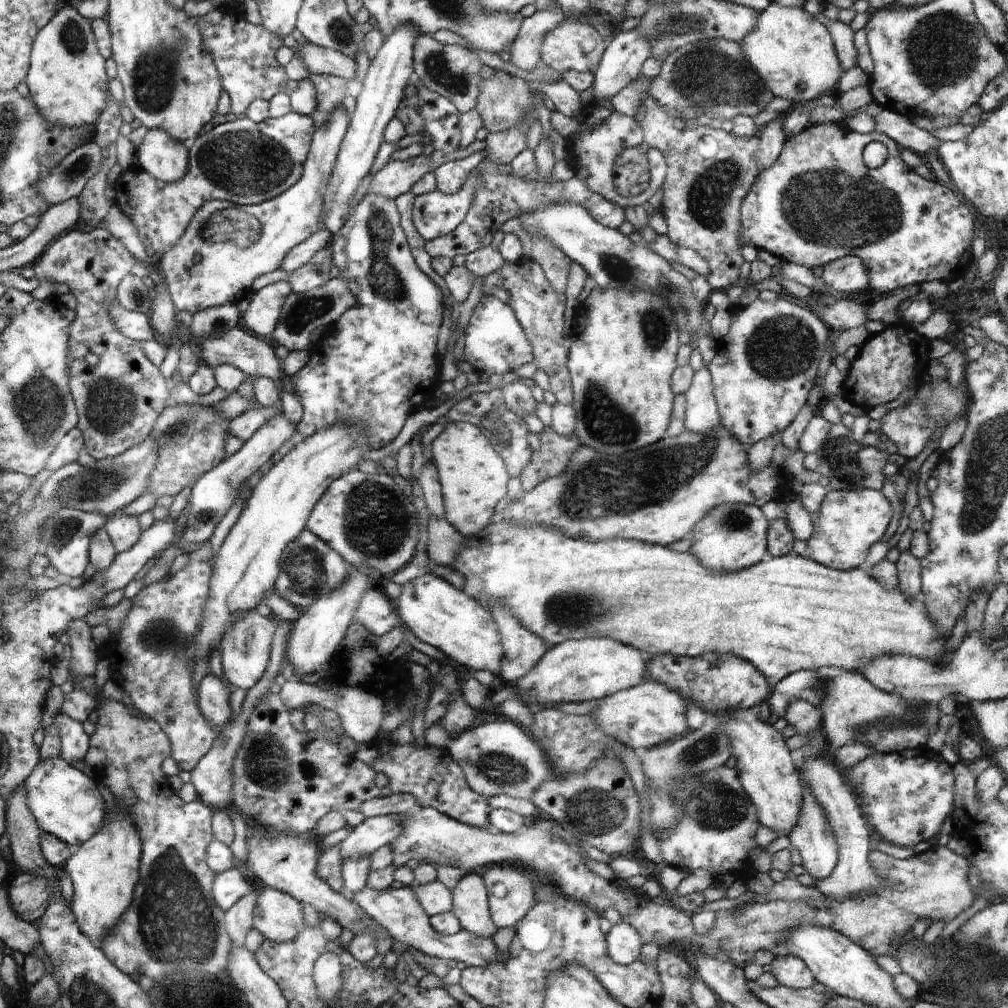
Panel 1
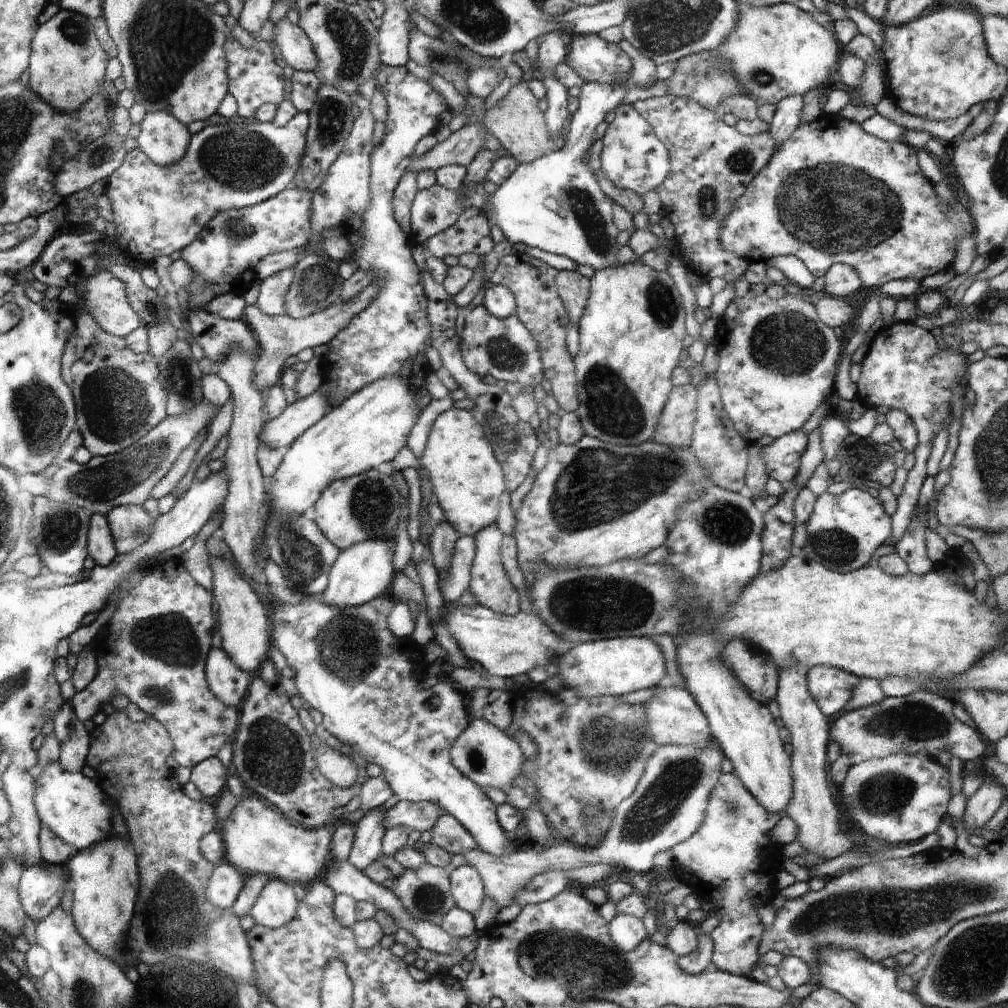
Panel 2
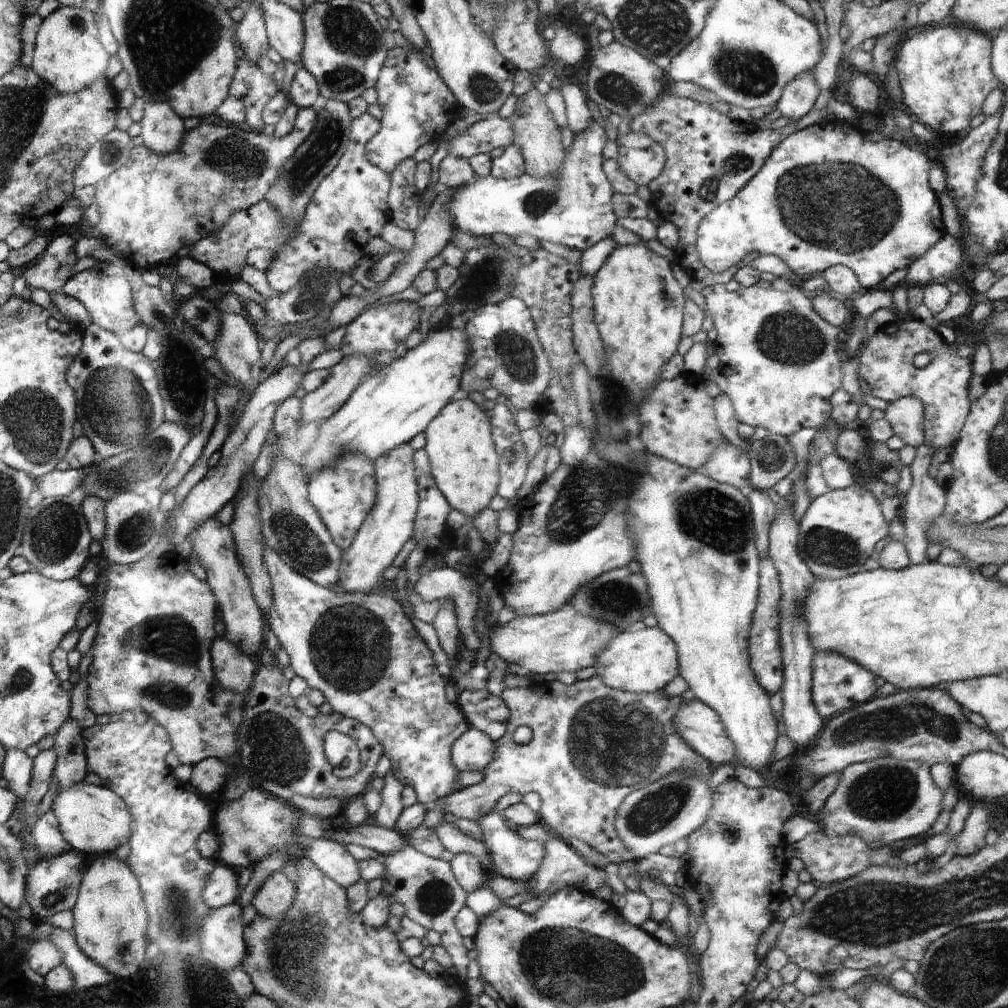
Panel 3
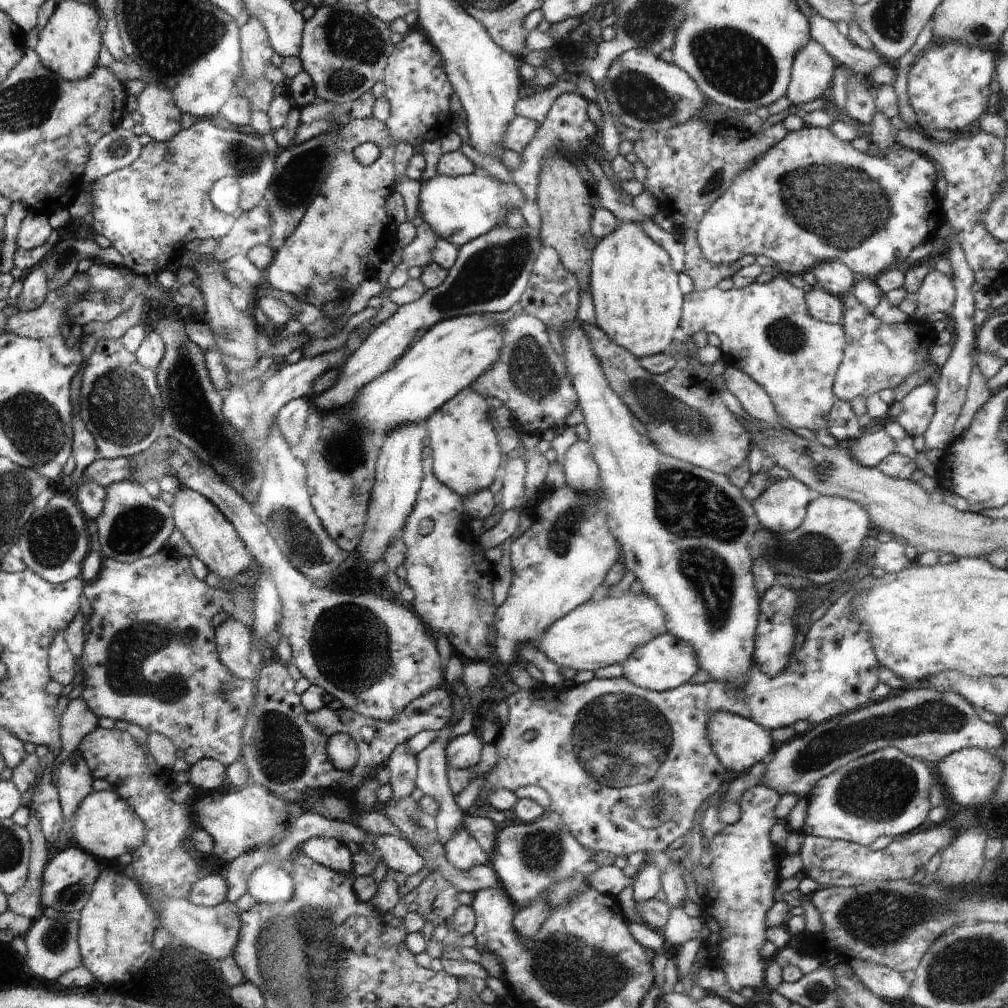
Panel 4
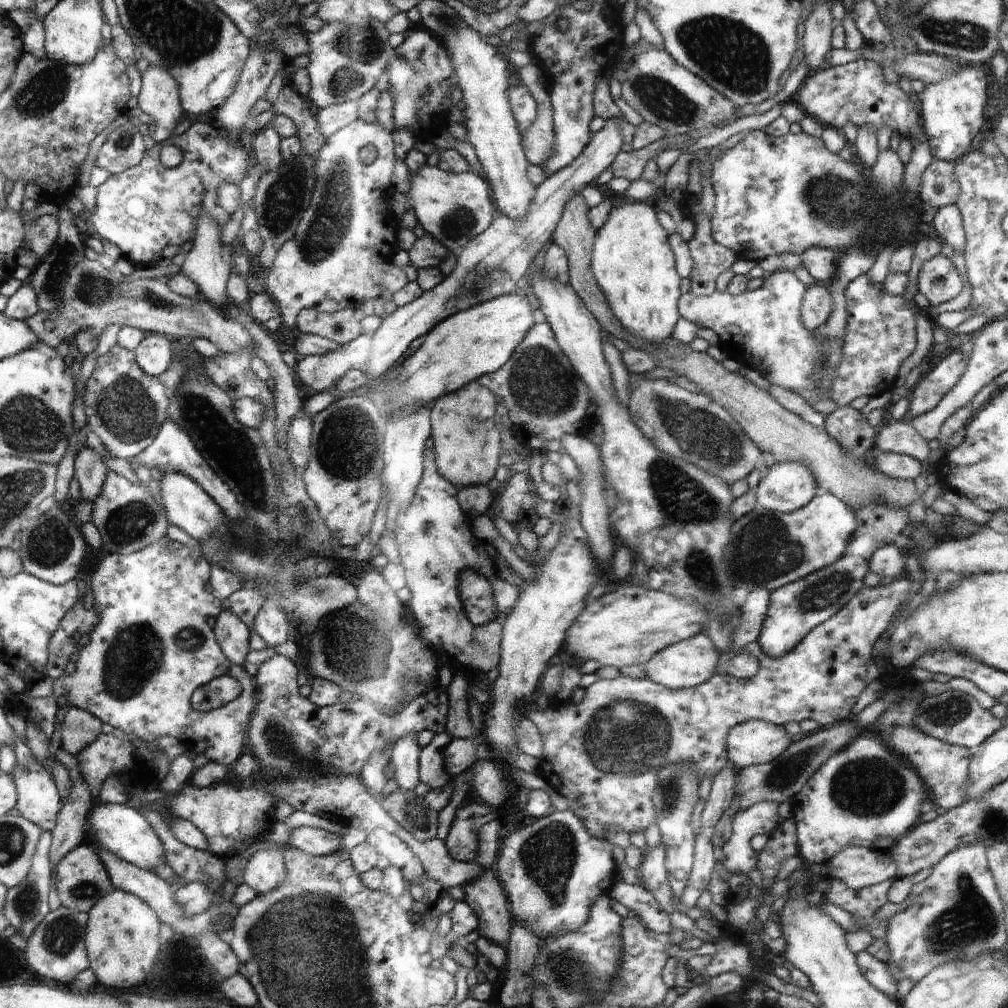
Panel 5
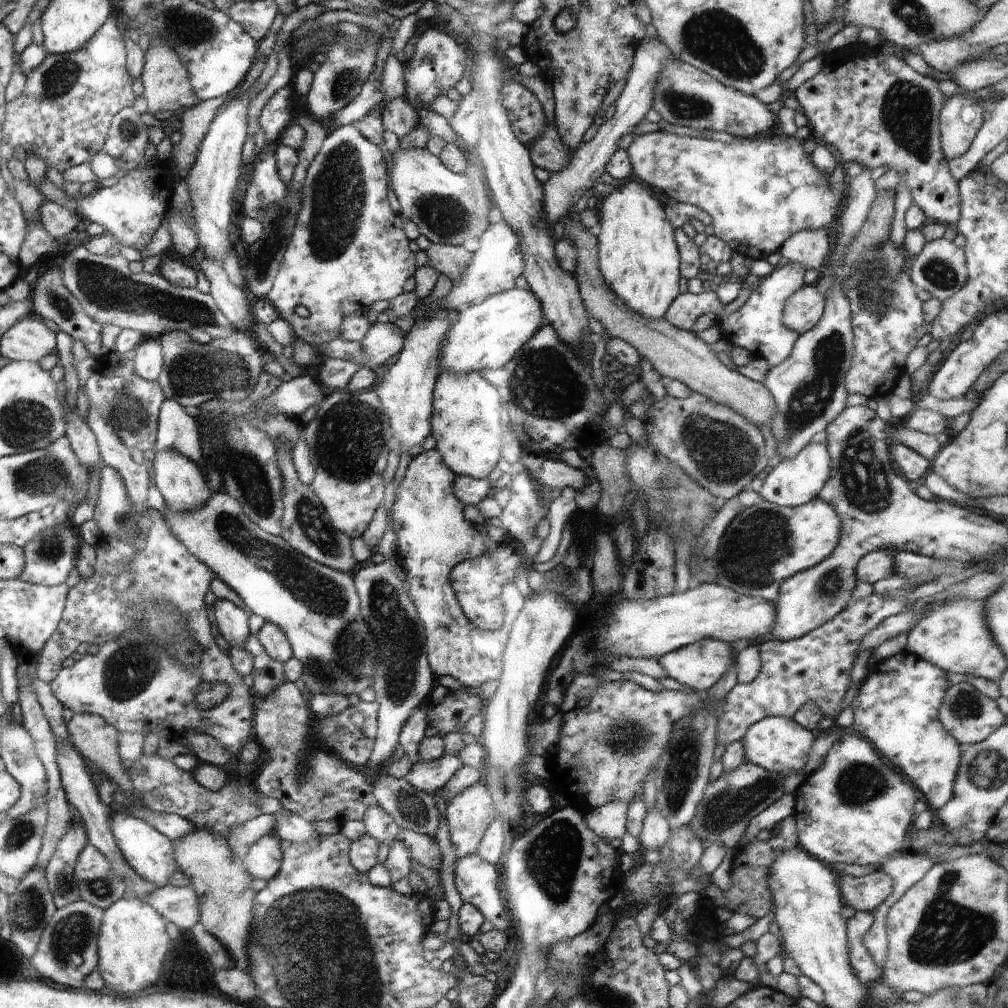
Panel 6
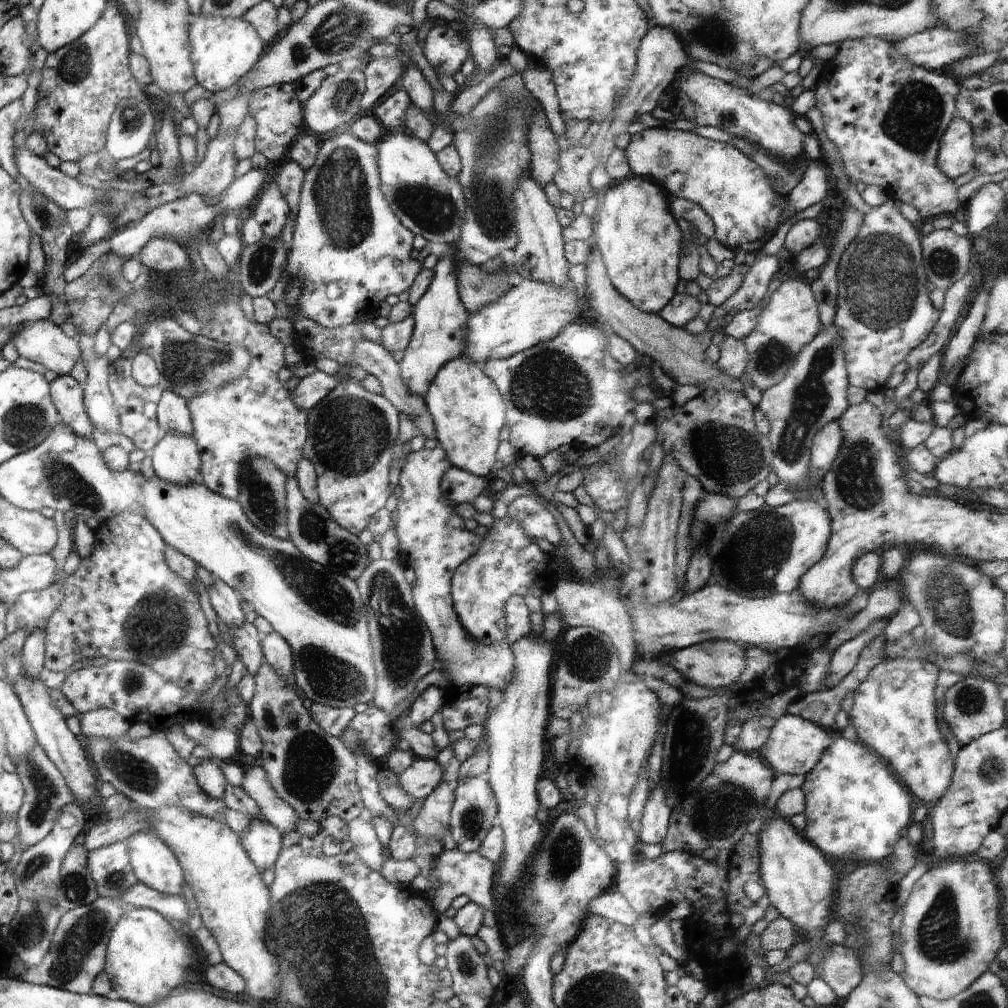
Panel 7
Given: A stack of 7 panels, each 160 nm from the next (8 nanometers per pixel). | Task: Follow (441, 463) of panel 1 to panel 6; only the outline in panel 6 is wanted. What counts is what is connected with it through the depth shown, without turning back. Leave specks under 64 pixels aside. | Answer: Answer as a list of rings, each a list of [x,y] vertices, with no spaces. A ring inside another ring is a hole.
[[[478,372],[440,374],[434,388],[431,435],[436,440],[444,464],[456,475],[488,479],[501,458],[503,428],[500,412],[504,406],[497,388]]]

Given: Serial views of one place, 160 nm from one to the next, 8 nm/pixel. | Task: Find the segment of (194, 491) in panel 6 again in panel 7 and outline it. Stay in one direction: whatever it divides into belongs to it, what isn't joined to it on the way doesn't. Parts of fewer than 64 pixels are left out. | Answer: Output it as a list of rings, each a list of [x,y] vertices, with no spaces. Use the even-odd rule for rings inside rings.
[[[168,431],[149,453],[157,477],[177,485],[202,482],[201,456],[194,437]]]

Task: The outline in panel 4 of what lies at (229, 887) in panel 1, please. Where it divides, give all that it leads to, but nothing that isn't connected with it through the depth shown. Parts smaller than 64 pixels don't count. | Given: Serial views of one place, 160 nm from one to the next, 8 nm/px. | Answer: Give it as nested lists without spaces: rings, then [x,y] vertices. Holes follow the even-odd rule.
[[[222,870],[203,876],[192,890],[187,899],[195,905],[213,907],[228,900],[229,885],[225,881]]]

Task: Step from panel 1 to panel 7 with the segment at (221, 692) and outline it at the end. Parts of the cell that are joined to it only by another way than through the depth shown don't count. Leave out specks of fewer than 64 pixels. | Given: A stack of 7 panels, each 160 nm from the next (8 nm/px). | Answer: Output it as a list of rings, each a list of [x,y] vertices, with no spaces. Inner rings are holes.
[[[214,578],[209,587],[209,596],[214,612],[226,626],[241,625],[244,613],[240,607],[240,600],[236,591],[228,583]]]

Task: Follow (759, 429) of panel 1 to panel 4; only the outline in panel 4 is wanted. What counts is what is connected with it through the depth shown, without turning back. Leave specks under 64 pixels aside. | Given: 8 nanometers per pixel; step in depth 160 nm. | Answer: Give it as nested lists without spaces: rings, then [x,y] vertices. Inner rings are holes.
[[[782,275],[774,277],[768,283],[758,283],[754,281],[752,284],[745,286],[741,289],[735,289],[732,287],[729,290],[721,290],[718,287],[709,288],[705,291],[691,291],[683,295],[683,307],[681,312],[680,327],[688,335],[696,334],[699,330],[704,330],[708,334],[716,334],[720,338],[721,351],[725,364],[727,366],[734,366],[744,371],[754,382],[757,382],[766,390],[772,404],[775,406],[775,410],[778,414],[781,414],[786,418],[787,422],[790,422],[798,428],[827,428],[827,416],[829,415],[830,409],[834,404],[836,396],[833,394],[832,385],[835,379],[836,371],[840,366],[841,360],[843,359],[843,350],[845,347],[845,334],[843,326],[840,324],[823,323],[822,321],[816,320],[809,312],[808,305],[805,299],[805,293],[802,288],[798,288],[789,281],[788,275]]]

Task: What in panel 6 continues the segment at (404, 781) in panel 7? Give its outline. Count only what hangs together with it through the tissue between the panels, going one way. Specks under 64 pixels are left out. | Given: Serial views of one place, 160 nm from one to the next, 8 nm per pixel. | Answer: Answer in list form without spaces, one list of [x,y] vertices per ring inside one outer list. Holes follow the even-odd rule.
[[[444,753],[438,760],[418,760],[411,765],[405,779],[416,789],[434,795],[444,790],[446,783],[463,765],[459,754]]]

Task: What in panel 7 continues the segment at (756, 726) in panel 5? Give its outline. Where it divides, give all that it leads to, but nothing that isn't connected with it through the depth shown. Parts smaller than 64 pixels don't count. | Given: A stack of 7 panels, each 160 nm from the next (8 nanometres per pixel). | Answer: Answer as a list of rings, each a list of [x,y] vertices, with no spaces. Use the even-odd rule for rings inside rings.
[[[786,713],[775,721],[768,740],[758,753],[761,758],[768,760],[768,765],[776,774],[808,775],[834,739],[834,730],[827,730],[801,716]]]

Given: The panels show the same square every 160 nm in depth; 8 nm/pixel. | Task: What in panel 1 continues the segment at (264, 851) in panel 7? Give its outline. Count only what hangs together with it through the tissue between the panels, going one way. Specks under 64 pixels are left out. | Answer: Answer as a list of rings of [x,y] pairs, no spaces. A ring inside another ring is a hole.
[[[266,888],[256,901],[253,928],[274,942],[292,940],[305,926],[300,903],[285,892]]]

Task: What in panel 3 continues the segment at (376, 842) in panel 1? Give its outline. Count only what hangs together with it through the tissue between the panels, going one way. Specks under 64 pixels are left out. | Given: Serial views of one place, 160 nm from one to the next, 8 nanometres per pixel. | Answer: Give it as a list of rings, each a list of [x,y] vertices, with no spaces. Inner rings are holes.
[[[596,675],[572,685],[544,681],[532,682],[522,688],[504,688],[501,697],[510,711],[506,734],[495,742],[494,758],[485,766],[483,780],[454,792],[446,800],[446,813],[478,823],[494,810],[504,794],[538,792],[544,804],[540,821],[545,822],[560,839],[570,844],[569,838],[578,838],[606,856],[610,863],[620,865],[624,861],[636,860],[635,854],[617,835],[615,814],[632,791],[640,790],[673,771],[688,771],[699,766],[701,756],[679,735],[674,724],[674,717],[685,700],[690,700],[690,694],[667,695],[664,689],[649,693],[621,691],[602,682]],[[518,726],[532,729],[529,742],[514,741],[512,734]]]

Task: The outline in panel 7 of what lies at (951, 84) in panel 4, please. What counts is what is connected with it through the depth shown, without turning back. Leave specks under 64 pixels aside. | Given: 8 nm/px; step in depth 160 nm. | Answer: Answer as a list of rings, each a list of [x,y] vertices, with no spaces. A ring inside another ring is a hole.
[[[956,115],[941,138],[936,164],[954,180],[974,166],[973,132],[969,122]]]

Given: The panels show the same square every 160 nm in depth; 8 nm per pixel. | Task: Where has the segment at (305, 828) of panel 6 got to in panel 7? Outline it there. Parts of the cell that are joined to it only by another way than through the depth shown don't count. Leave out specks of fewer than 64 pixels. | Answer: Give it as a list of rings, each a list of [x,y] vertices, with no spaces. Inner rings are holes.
[[[252,766],[244,771],[241,787],[260,808],[260,817],[273,824],[282,834],[295,830],[299,816],[278,796],[263,766]]]

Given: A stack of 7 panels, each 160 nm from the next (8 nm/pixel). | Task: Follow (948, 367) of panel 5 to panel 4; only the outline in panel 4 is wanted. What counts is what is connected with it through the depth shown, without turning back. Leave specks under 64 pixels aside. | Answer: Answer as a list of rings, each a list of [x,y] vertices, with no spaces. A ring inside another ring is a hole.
[[[930,379],[916,386],[901,400],[901,411],[897,422],[912,437],[923,435],[935,413],[937,388]]]

